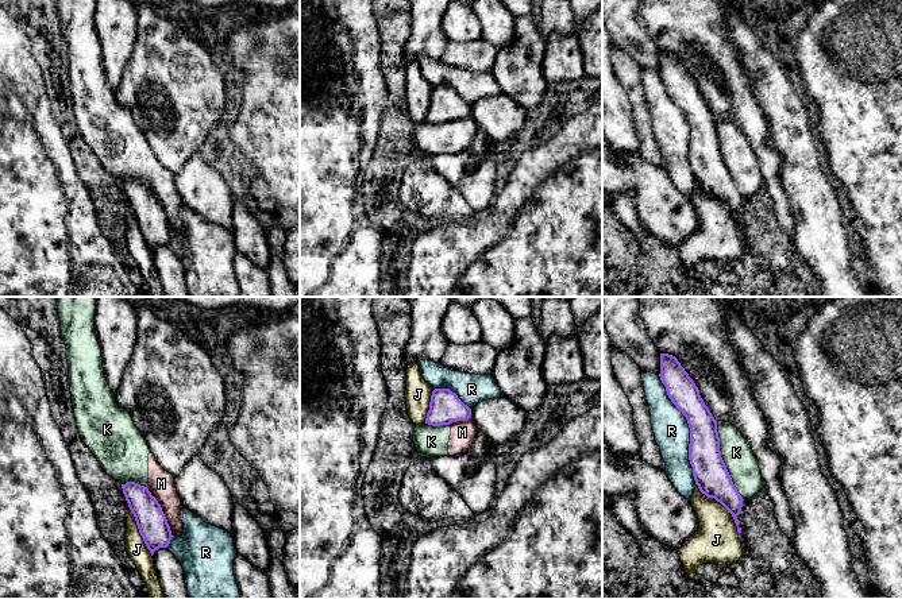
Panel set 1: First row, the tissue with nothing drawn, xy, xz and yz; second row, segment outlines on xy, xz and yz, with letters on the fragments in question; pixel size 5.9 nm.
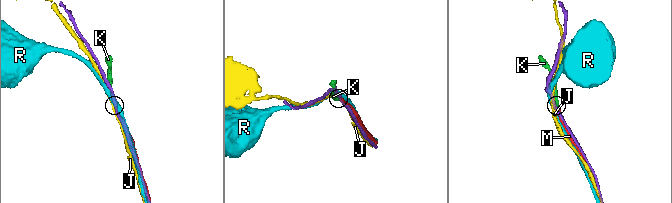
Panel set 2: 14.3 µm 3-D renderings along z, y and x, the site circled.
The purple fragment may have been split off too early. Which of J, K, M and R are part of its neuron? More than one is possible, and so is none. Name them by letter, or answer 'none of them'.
none of them

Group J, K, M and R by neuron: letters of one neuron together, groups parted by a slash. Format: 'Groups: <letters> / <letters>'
Groups: J / K M / R

